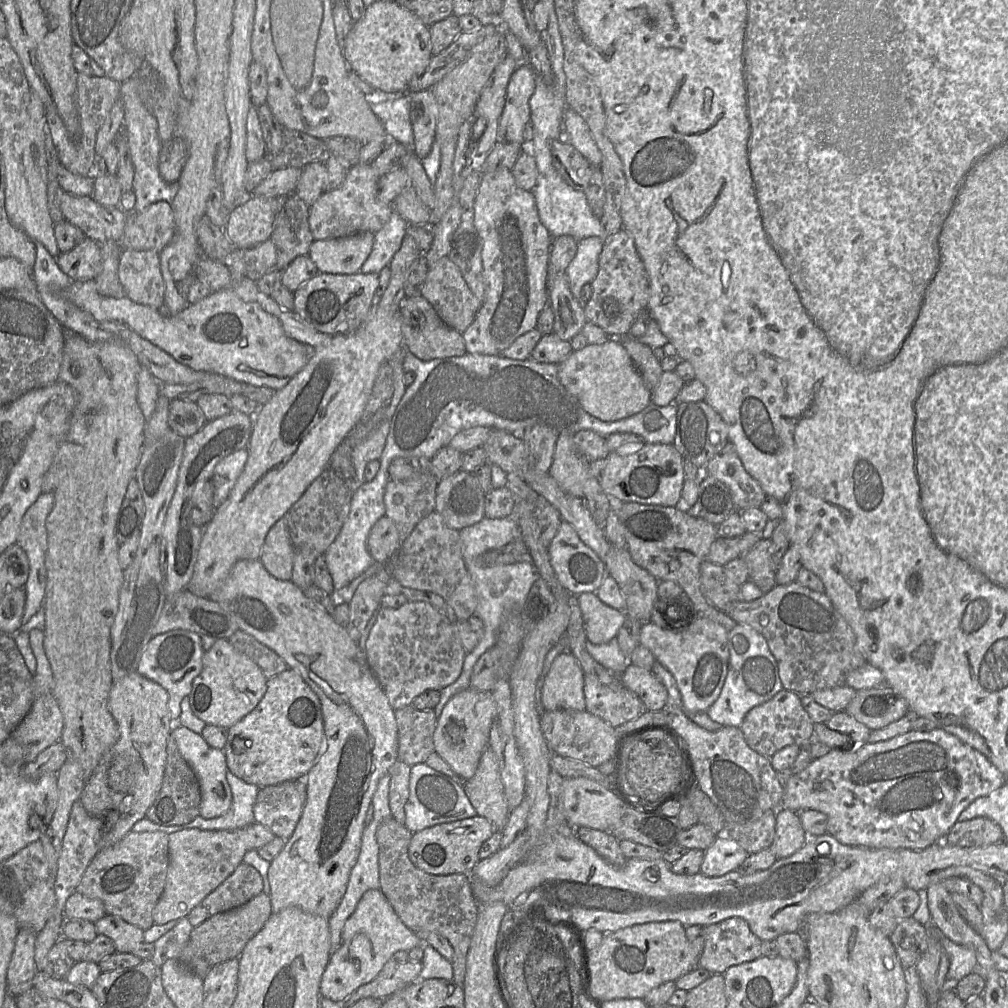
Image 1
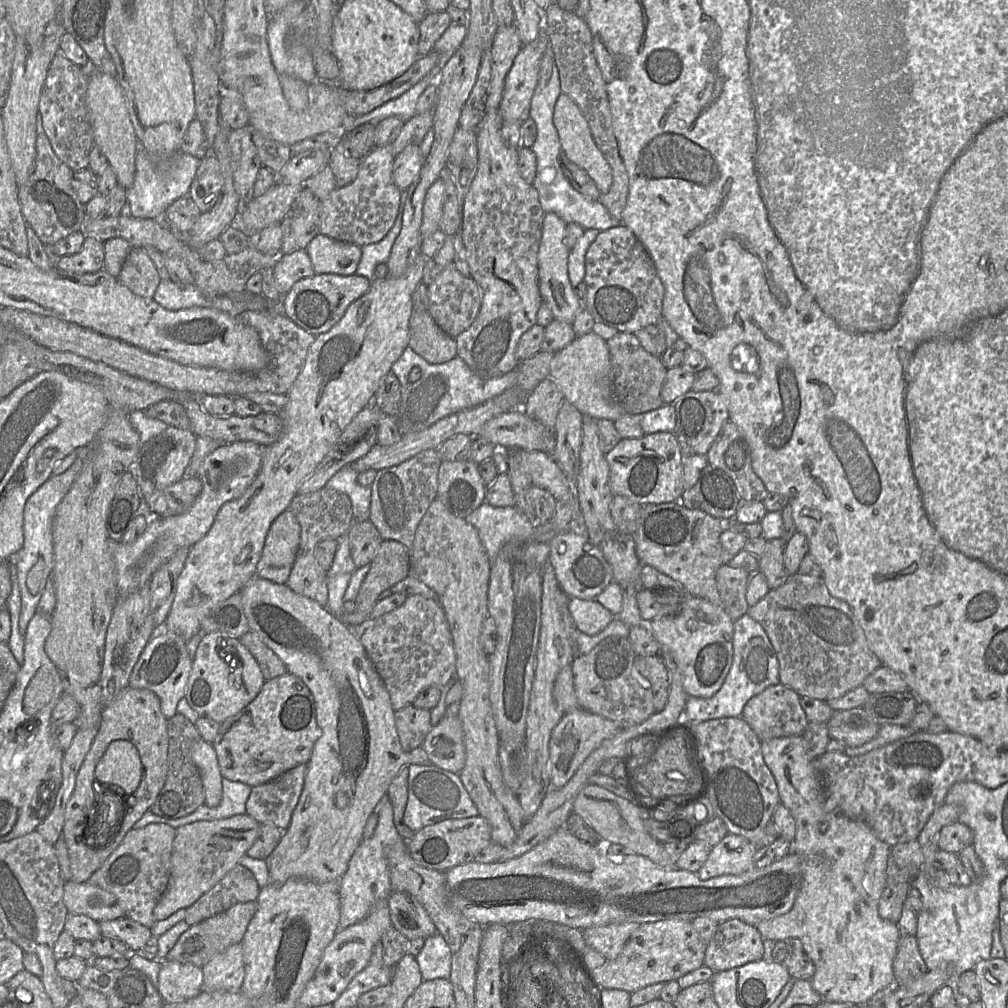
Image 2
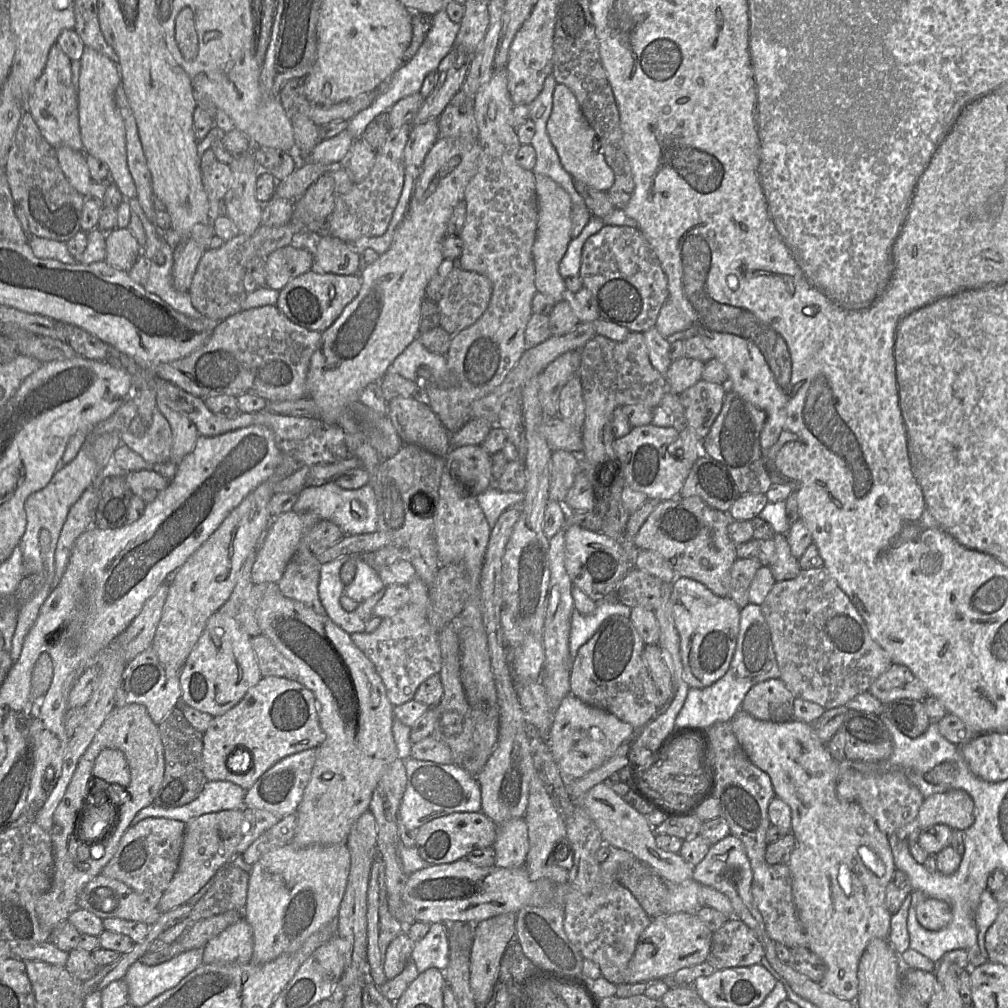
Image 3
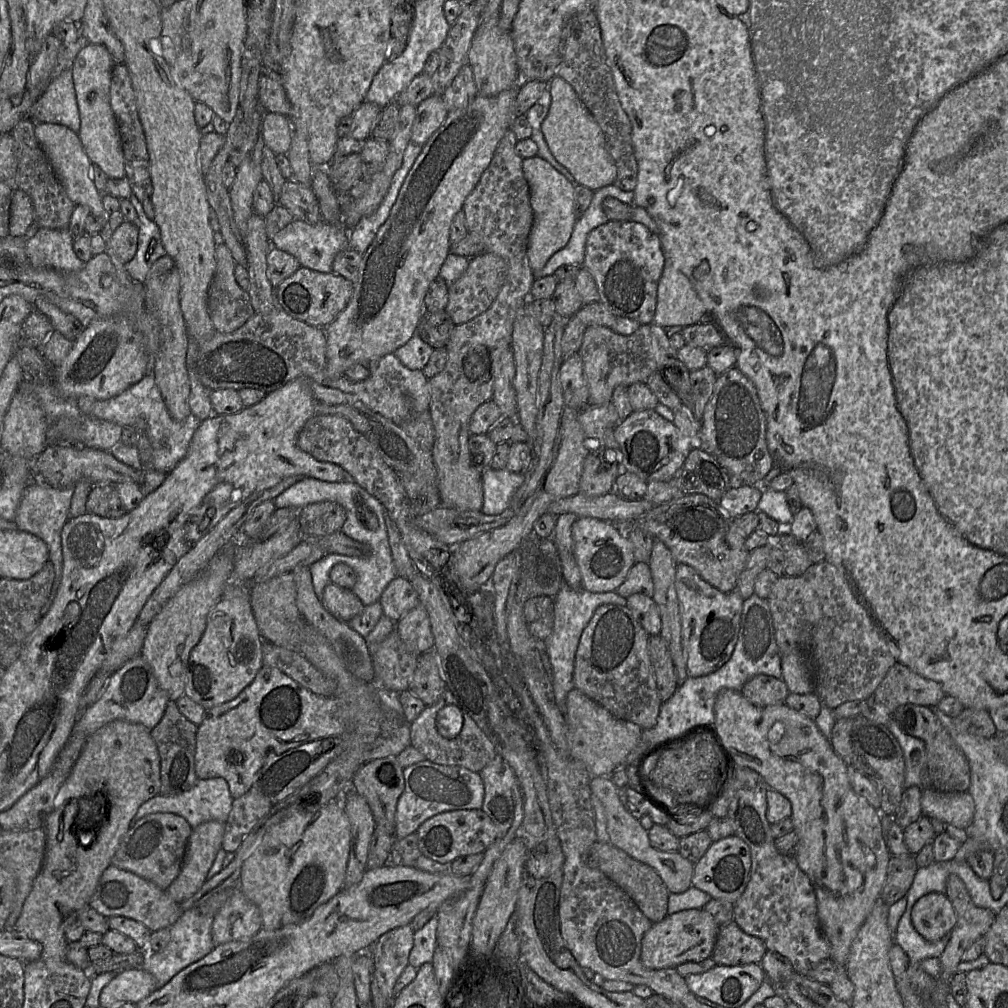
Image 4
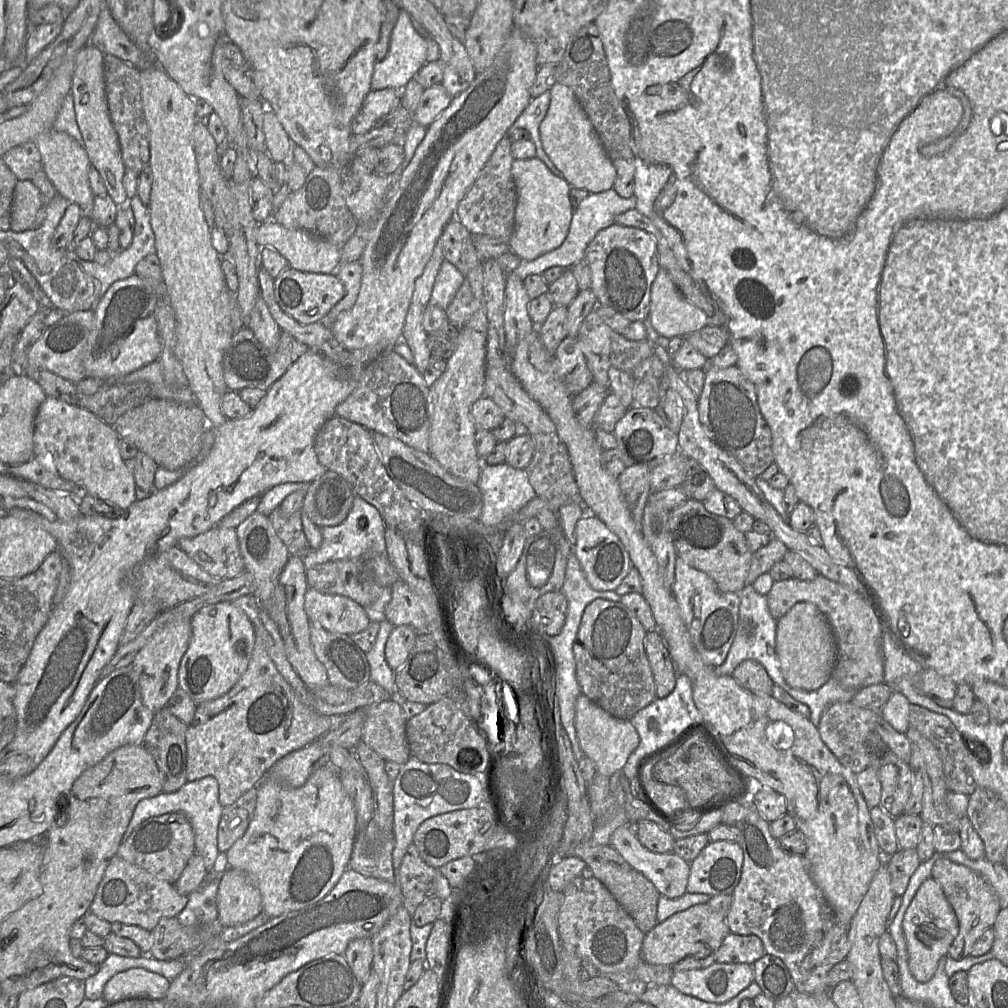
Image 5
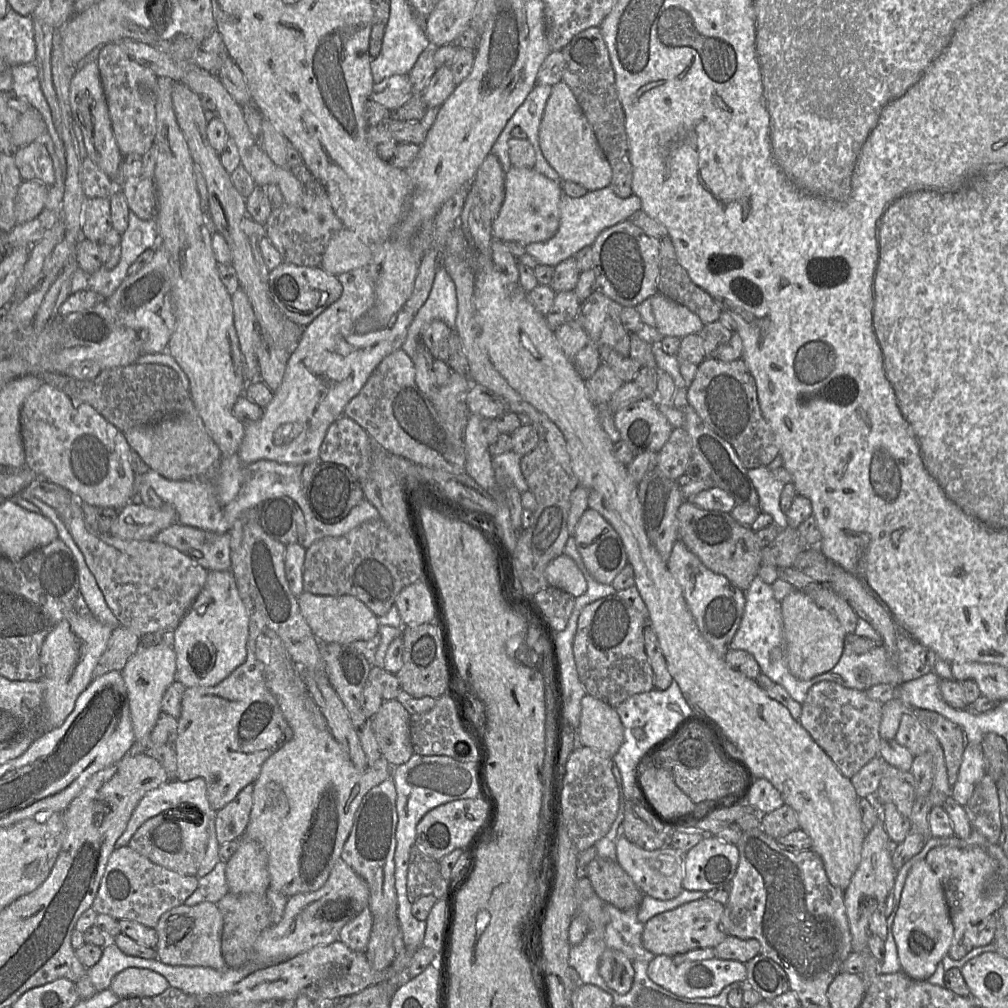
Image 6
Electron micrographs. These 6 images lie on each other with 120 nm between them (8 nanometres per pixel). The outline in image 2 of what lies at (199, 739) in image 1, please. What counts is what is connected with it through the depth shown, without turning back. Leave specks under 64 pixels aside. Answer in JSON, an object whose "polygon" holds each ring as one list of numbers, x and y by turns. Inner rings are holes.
{"polygon":[[203,739,195,742,191,747,191,757,199,769,205,789,205,804,217,807,222,799,222,775,213,745]]}

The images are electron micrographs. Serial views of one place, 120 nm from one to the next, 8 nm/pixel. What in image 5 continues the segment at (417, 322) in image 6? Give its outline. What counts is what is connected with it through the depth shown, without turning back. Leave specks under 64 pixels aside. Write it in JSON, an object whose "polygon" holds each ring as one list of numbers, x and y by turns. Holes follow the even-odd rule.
{"polygon":[[444,259,436,276,428,305,439,306,446,310,463,281,463,274]]}

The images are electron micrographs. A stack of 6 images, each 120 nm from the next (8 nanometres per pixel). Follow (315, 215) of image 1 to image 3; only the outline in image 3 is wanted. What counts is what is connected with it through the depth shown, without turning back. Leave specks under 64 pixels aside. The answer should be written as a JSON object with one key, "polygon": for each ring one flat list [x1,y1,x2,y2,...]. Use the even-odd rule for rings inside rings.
{"polygon":[[410,124,390,129,385,142,376,150,369,175,362,182,354,183,347,193,336,196,334,209,326,223,328,234,343,242,354,242,364,236,381,236,387,231,403,188,404,148,410,129]]}

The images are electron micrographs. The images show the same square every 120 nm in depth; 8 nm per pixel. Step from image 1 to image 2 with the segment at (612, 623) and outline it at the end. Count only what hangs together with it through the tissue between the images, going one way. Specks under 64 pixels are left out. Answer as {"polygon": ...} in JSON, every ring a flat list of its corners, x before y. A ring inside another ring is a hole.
{"polygon":[[571,597,569,610,577,629,588,635,595,635,604,630,615,617,596,599]]}

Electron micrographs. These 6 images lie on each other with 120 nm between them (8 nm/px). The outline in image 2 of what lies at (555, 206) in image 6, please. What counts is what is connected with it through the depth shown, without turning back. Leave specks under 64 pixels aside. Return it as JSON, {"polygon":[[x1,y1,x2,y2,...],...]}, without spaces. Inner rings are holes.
{"polygon":[[552,212,544,214,541,241,538,250,538,282,542,300,551,309,554,319,572,324,584,306,576,296,568,276,570,249,565,244,567,223]]}

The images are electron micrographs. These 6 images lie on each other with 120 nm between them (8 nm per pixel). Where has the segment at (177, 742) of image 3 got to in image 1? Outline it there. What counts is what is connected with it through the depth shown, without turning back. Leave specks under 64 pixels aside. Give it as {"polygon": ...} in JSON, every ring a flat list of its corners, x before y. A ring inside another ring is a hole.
{"polygon":[[170,733,162,786,155,801,148,808,145,817,156,824,164,826,187,824,200,815,201,800,198,778,191,766,181,756,176,740]]}

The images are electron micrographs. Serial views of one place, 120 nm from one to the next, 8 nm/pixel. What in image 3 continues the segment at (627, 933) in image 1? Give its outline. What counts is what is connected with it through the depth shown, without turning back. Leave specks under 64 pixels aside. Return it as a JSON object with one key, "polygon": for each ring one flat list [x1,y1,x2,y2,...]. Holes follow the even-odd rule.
{"polygon":[[676,913,652,918,640,934,635,951,624,972,625,983,652,982,672,977,682,968,706,962,713,932,696,914]]}

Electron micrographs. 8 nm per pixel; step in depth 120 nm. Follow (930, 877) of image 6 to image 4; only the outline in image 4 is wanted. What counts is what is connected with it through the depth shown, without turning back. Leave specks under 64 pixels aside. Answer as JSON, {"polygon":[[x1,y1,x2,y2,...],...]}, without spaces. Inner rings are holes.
{"polygon":[[931,892,916,901,911,911,911,921,925,940,935,942,952,931,956,914,945,894]]}

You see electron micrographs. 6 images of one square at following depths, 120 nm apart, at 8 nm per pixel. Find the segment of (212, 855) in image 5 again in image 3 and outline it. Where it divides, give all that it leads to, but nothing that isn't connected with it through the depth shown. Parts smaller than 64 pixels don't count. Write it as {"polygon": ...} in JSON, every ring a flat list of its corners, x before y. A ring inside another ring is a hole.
{"polygon":[[229,781,207,782,200,795,189,804,177,808,150,805,137,813,131,826,146,818,167,818,187,825,201,815,226,810,242,810,245,794,244,789]]}

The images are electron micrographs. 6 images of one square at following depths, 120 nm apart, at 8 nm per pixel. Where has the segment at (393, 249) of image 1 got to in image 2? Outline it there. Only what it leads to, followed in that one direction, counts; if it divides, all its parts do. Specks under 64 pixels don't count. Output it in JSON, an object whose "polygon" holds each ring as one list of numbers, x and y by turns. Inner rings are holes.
{"polygon":[[407,191,401,192,400,206,395,222,383,239,376,243,361,246,362,256,355,274,369,280,375,279,375,269,379,264,387,264,392,247,402,228,402,217,406,204]]}

